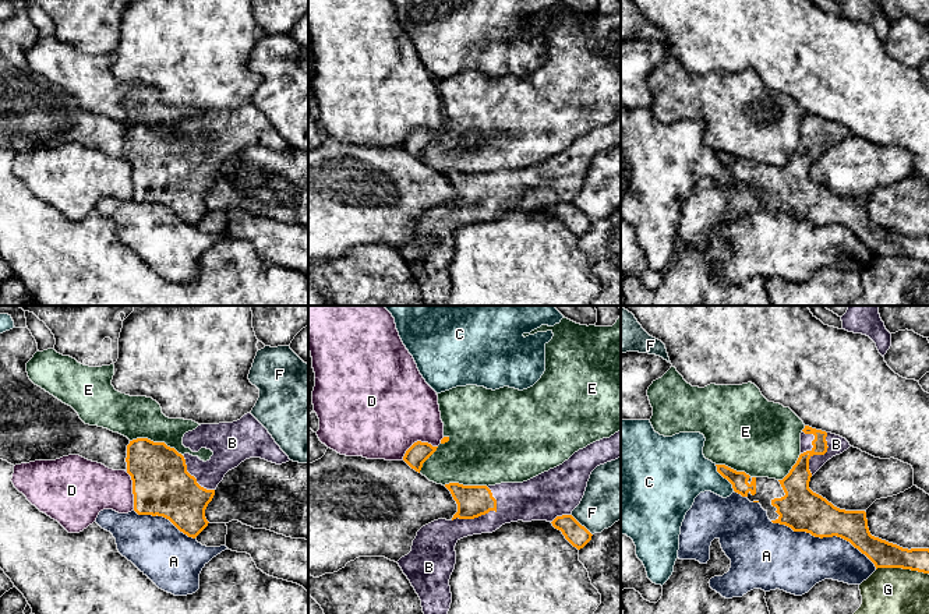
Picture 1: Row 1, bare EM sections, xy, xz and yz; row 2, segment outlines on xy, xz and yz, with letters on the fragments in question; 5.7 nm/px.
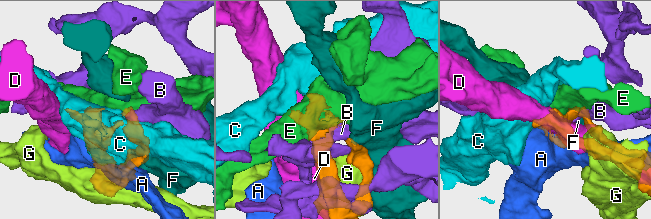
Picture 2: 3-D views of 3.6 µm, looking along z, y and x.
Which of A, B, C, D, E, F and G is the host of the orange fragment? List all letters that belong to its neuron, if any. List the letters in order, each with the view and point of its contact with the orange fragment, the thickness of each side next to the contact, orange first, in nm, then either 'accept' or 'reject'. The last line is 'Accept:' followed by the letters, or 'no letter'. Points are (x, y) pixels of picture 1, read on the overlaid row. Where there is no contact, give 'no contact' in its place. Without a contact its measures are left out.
A: yz (825, 536) | 240/360 nm | reject
B: xz (483, 514) | 190/220 nm | accept
C: yz (724, 477) | 100/320 nm | reject
D: xz (417, 441) | 120/500 nm | reject
E: xy (156, 443) | 340/240 nm | reject
F: xz (580, 525) | 120/300 nm | reject
G: yz (903, 568) | 160/280 nm | reject
Accept: B

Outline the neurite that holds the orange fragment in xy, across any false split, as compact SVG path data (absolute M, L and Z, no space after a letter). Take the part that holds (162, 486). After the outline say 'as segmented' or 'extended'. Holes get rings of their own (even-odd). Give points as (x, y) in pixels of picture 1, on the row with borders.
M251 413L233 423L201 424L184 434L183 445L192 452L206 448L213 455L204 462L190 454L181 455L165 442L137 438L127 445L126 462L127 473L133 480L134 511L138 515L163 516L192 539L208 526L205 509L212 501L218 484L229 470L250 458L261 458L276 465L290 460L268 430Z | extended

